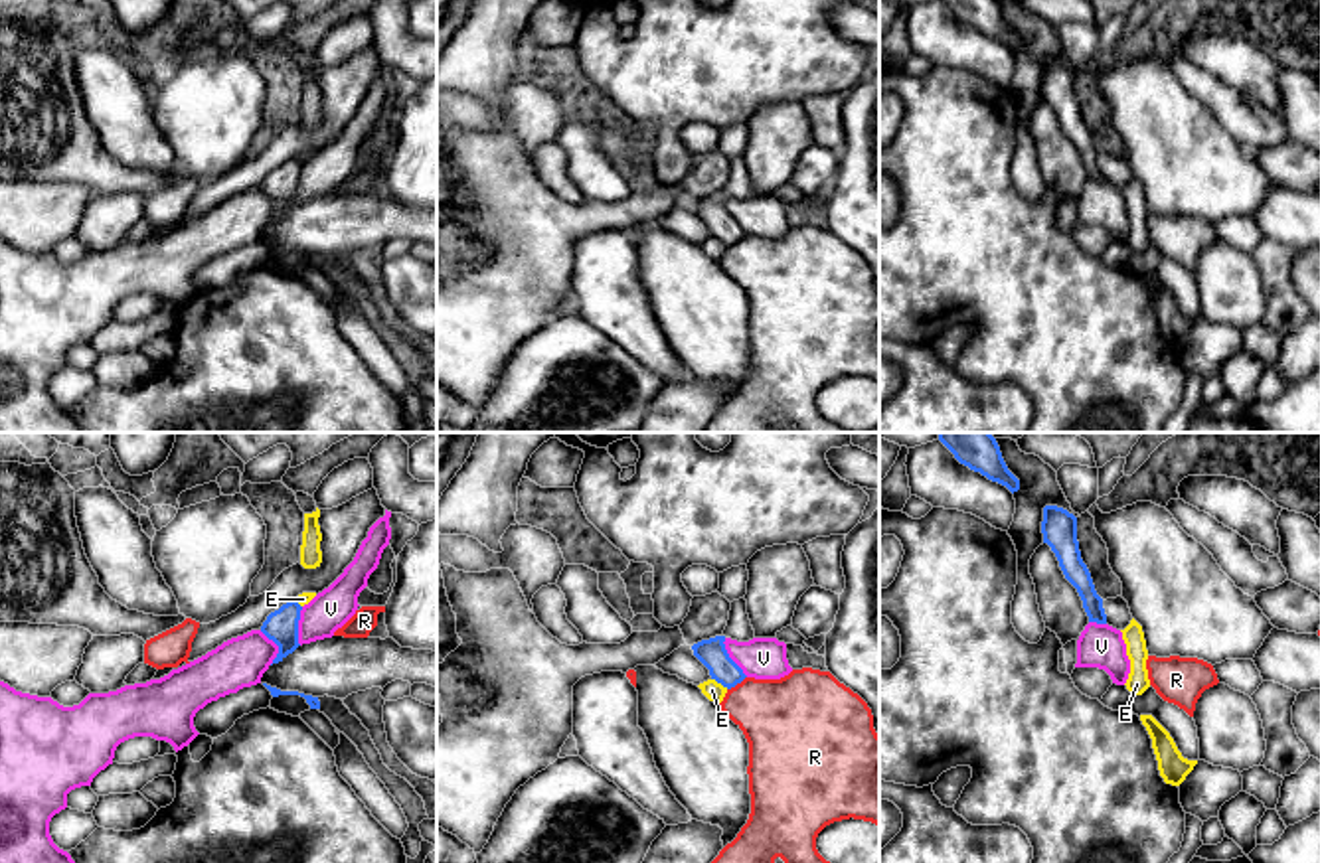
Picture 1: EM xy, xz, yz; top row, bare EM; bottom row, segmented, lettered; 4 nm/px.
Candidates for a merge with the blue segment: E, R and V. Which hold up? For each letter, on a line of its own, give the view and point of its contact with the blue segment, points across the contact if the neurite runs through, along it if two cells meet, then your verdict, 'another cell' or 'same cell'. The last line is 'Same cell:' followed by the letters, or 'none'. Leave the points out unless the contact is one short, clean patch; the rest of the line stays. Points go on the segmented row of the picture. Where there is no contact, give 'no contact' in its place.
E: contact xz (720, 682); border xz (712, 678), (728, 688); another cell
R: contact xz (736, 684); another cell
V: contact xy (297, 627); border xy (303, 607), (299, 644); another cell
Same cell: none

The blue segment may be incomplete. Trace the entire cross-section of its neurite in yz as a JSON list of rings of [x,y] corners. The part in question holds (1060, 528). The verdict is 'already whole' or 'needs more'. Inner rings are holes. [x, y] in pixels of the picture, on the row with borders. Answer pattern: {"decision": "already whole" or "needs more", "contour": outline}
{"decision": "already whole", "contour": [[[1045,506],[1041,533],[1043,543],[1055,553],[1065,579],[1077,588],[1089,622],[1107,624],[1103,598],[1097,594],[1091,573],[1081,559],[1077,517],[1063,508]]]}

